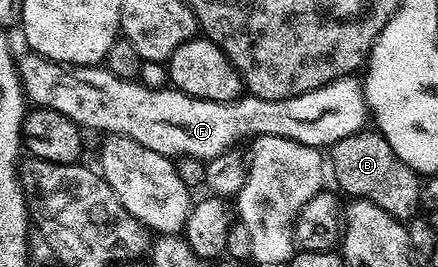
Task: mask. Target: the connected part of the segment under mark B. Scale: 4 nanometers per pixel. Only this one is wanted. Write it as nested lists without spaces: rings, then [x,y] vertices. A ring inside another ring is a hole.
[[[364,128],[353,136],[345,136],[345,140],[334,142],[329,147],[329,170],[335,173],[336,184],[345,193],[351,194],[347,196],[352,199],[363,198],[377,204],[377,208],[400,220],[410,220],[420,213],[420,175],[411,170],[409,164],[405,164],[405,160],[393,152],[389,140],[374,129]]]

